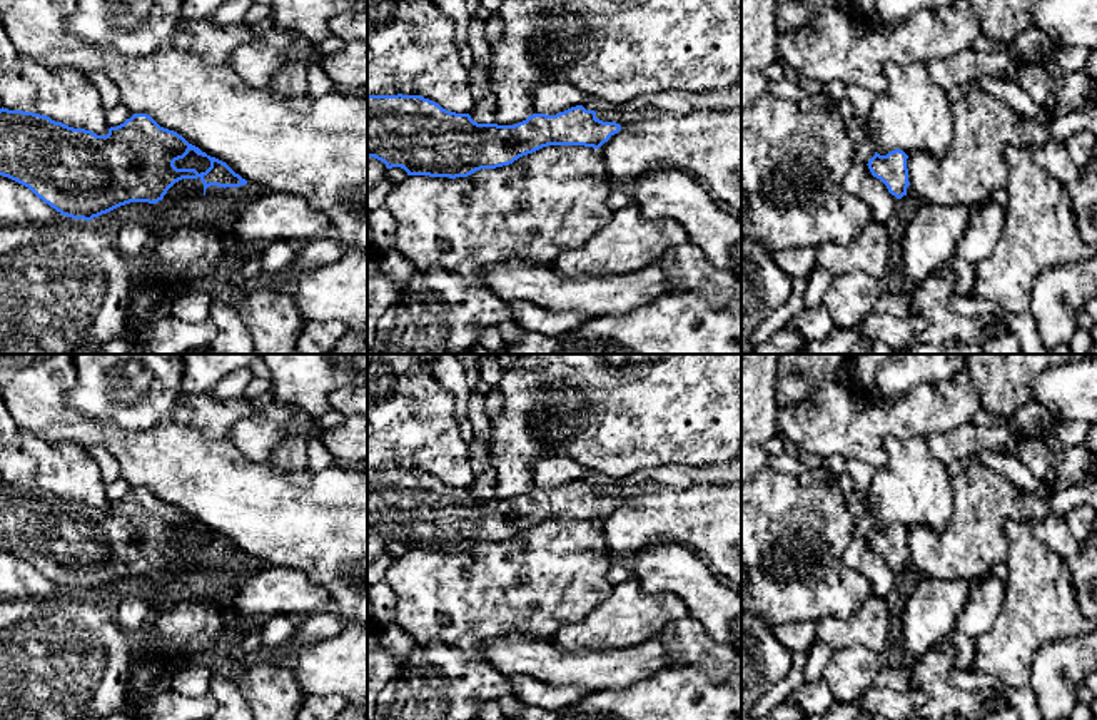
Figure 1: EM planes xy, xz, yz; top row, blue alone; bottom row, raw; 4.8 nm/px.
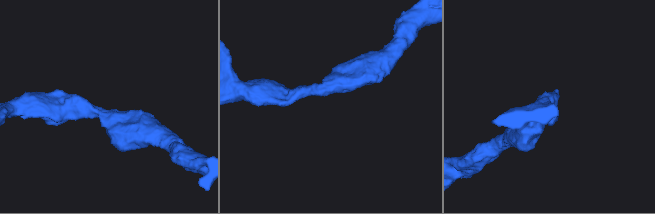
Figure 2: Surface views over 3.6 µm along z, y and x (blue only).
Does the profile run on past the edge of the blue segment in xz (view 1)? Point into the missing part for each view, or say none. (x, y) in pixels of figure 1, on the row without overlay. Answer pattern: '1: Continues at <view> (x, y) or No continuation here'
1: No continuation here

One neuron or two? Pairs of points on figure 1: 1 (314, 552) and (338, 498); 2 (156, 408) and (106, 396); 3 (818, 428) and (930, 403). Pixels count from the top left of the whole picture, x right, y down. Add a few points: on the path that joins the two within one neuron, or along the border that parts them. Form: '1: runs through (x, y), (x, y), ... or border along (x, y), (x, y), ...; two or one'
1: runs through (328, 538), (338, 528), (338, 512); one
2: runs through (144, 396), (117, 396); one
3: runs through (847, 425), (902, 420); one

